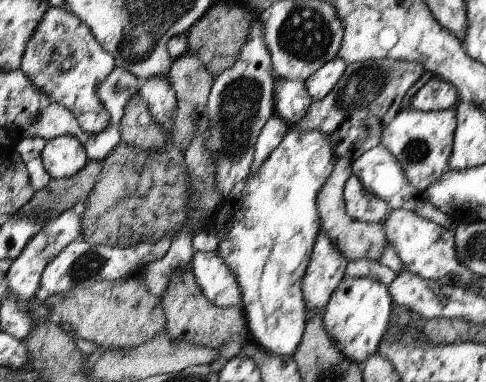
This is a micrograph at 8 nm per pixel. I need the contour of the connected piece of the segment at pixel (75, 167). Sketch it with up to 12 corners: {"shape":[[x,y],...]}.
{"shape":[[77,137],[46,142],[40,157],[51,179],[76,175],[89,160]]}

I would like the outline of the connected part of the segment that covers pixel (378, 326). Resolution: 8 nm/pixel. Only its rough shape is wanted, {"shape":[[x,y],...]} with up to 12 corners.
{"shape":[[343,279],[325,330],[365,363],[389,328],[389,287]]}

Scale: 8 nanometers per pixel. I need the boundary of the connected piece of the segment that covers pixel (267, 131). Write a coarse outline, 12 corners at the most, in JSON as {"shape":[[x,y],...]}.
{"shape":[[274,116],[257,140],[252,172],[284,141],[290,126]]}

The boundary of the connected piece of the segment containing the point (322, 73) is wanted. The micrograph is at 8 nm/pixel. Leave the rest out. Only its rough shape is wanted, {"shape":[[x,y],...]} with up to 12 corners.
{"shape":[[340,56],[305,81],[313,101],[338,84],[348,68]]}

